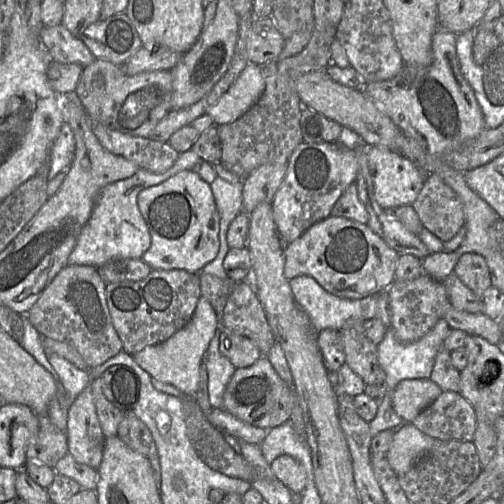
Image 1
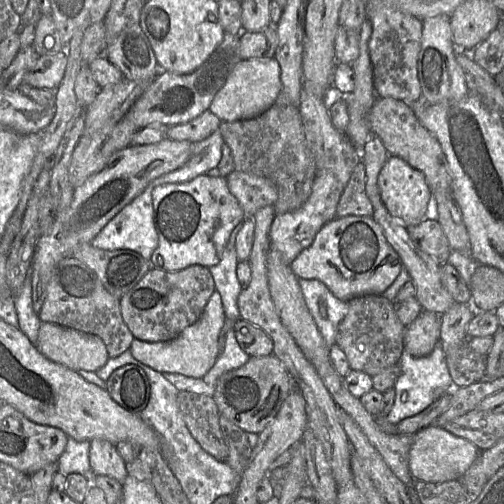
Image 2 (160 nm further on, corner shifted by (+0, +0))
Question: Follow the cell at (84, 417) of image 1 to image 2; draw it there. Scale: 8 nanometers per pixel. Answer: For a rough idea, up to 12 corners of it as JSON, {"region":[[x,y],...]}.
{"region":[[89,441],[92,475],[123,483],[126,462],[114,444]]}

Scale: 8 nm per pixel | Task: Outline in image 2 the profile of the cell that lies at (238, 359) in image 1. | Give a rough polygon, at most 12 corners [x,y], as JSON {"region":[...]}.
{"region":[[237,319],[233,330],[250,357],[272,355],[273,341],[261,328]]}

